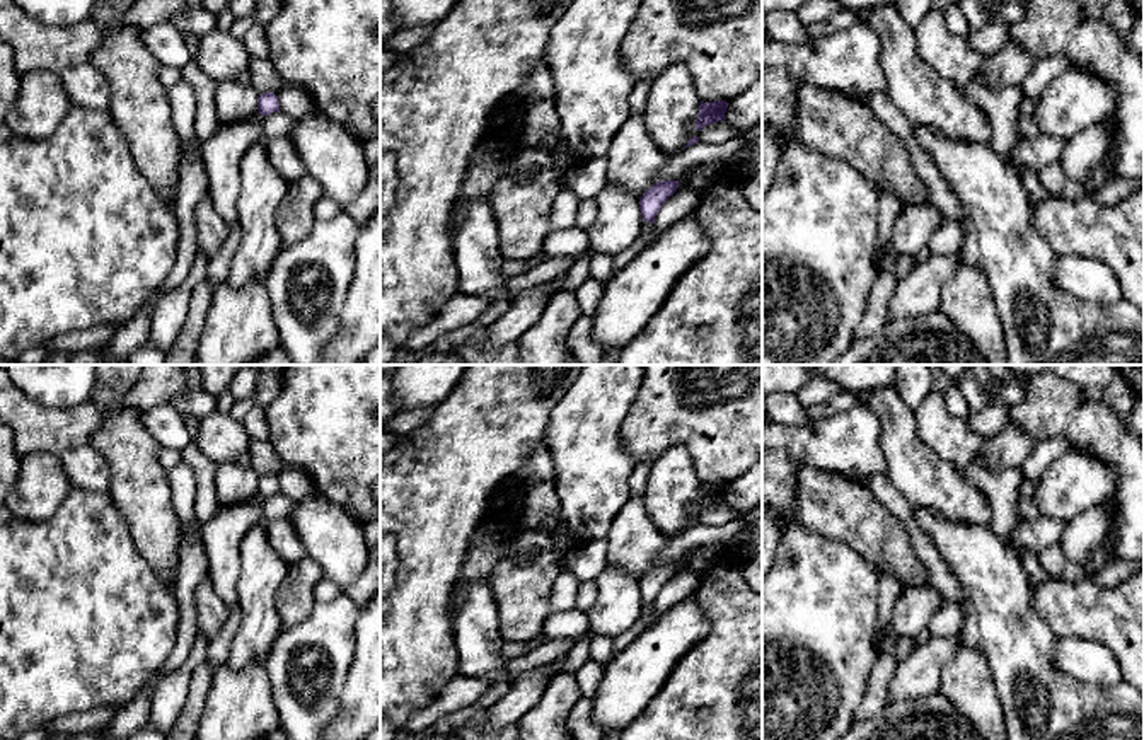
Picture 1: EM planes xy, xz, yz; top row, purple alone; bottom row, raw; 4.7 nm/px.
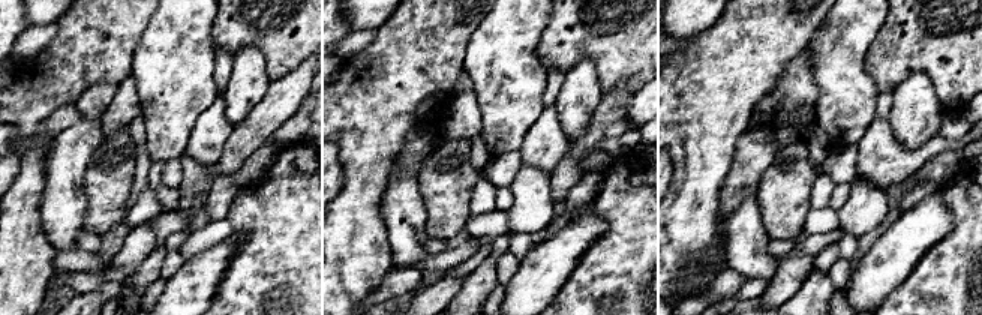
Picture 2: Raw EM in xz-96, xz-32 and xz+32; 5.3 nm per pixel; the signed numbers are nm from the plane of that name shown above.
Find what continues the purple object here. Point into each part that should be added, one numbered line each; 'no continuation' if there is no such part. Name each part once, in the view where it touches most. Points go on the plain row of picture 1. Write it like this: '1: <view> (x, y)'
no continuation

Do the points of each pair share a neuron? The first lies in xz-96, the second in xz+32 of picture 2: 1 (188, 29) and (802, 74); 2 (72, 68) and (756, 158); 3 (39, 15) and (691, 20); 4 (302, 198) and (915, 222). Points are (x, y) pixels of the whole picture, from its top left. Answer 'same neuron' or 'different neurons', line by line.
1: different neurons
2: different neurons
3: same neuron
4: different neurons

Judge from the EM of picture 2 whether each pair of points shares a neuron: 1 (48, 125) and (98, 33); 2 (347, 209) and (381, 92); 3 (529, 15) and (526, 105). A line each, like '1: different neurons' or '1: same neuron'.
1: different neurons
2: same neuron
3: same neuron

